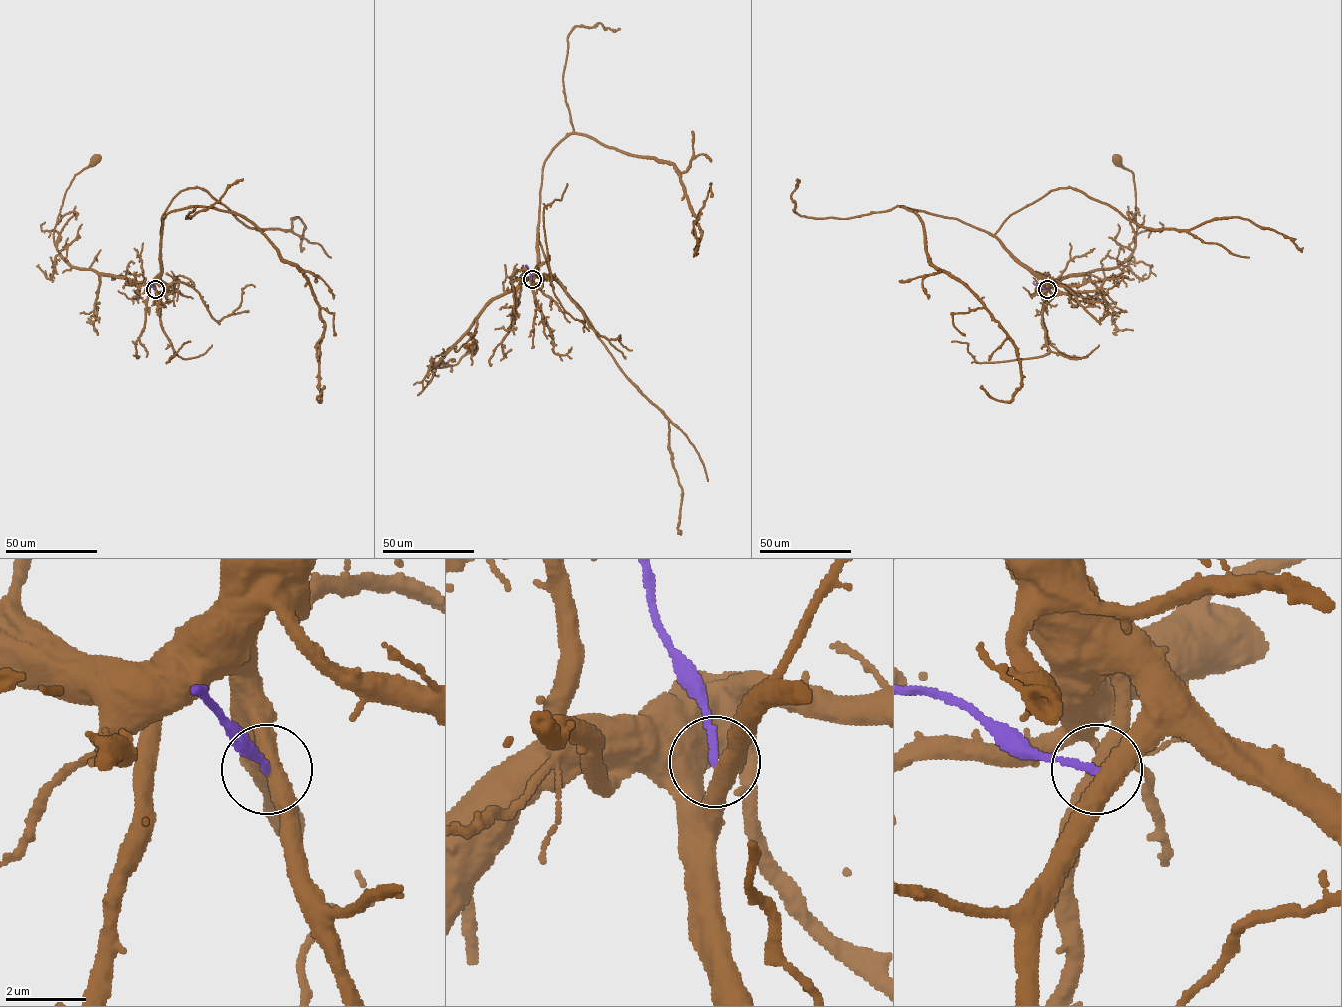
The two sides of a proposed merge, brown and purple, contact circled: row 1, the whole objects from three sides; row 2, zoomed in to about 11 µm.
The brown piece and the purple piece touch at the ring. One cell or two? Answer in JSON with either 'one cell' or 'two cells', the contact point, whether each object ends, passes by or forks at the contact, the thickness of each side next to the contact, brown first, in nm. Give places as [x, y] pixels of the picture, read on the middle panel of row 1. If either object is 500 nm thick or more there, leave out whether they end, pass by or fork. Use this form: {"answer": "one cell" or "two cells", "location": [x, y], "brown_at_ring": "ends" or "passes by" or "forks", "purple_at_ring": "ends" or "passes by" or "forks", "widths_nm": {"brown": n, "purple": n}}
{"answer": "two cells", "location": [532, 279], "brown_at_ring": "passes by", "purple_at_ring": "ends", "widths_nm": {"brown": 440, "purple": 150}}

